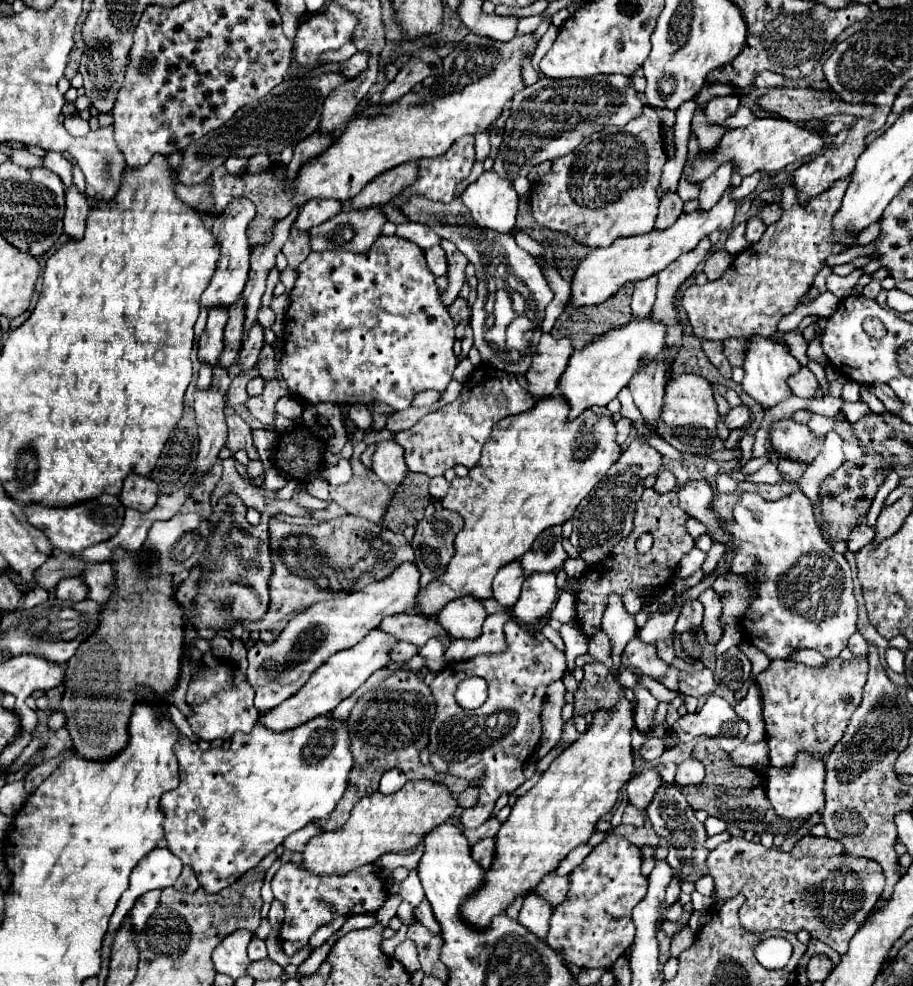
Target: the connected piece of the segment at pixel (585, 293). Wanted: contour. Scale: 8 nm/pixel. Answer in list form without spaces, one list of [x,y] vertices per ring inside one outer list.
[[[730,185],[724,191],[724,197],[720,197],[720,201],[708,209],[696,209],[692,213],[682,213],[676,223],[664,231],[656,231],[652,229],[650,233],[642,233],[642,235],[628,235],[628,237],[620,237],[616,239],[610,247],[606,249],[592,249],[590,255],[578,265],[574,279],[572,279],[572,297],[570,303],[574,307],[580,305],[598,305],[604,303],[608,297],[612,297],[624,283],[628,281],[638,281],[638,279],[646,279],[650,275],[660,273],[664,267],[668,267],[676,257],[680,257],[682,253],[688,253],[690,249],[694,249],[700,239],[708,237],[714,231],[728,231],[732,229],[736,211],[738,211],[738,201],[730,197],[734,185]]]

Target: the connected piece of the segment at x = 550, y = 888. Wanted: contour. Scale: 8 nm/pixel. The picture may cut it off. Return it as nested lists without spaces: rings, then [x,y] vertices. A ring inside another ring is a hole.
[[[546,875],[542,879],[542,883],[536,887],[538,895],[542,895],[544,899],[548,899],[552,905],[558,905],[566,899],[568,893],[568,877],[560,877],[560,875]]]

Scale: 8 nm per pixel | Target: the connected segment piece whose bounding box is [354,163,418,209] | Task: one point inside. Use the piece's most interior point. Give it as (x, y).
(390, 183)

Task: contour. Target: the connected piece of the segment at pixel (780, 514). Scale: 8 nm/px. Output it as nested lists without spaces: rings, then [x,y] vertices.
[[[792,491],[790,497],[774,503],[764,501],[756,493],[744,493],[734,505],[734,521],[726,523],[724,529],[734,535],[728,549],[738,549],[730,571],[746,573],[750,581],[758,581],[756,599],[750,603],[750,609],[740,621],[744,639],[764,651],[770,659],[788,659],[794,649],[816,649],[826,659],[838,657],[850,635],[856,631],[858,603],[852,589],[850,563],[844,555],[834,553],[830,543],[822,537],[812,515],[812,501],[802,491]]]

